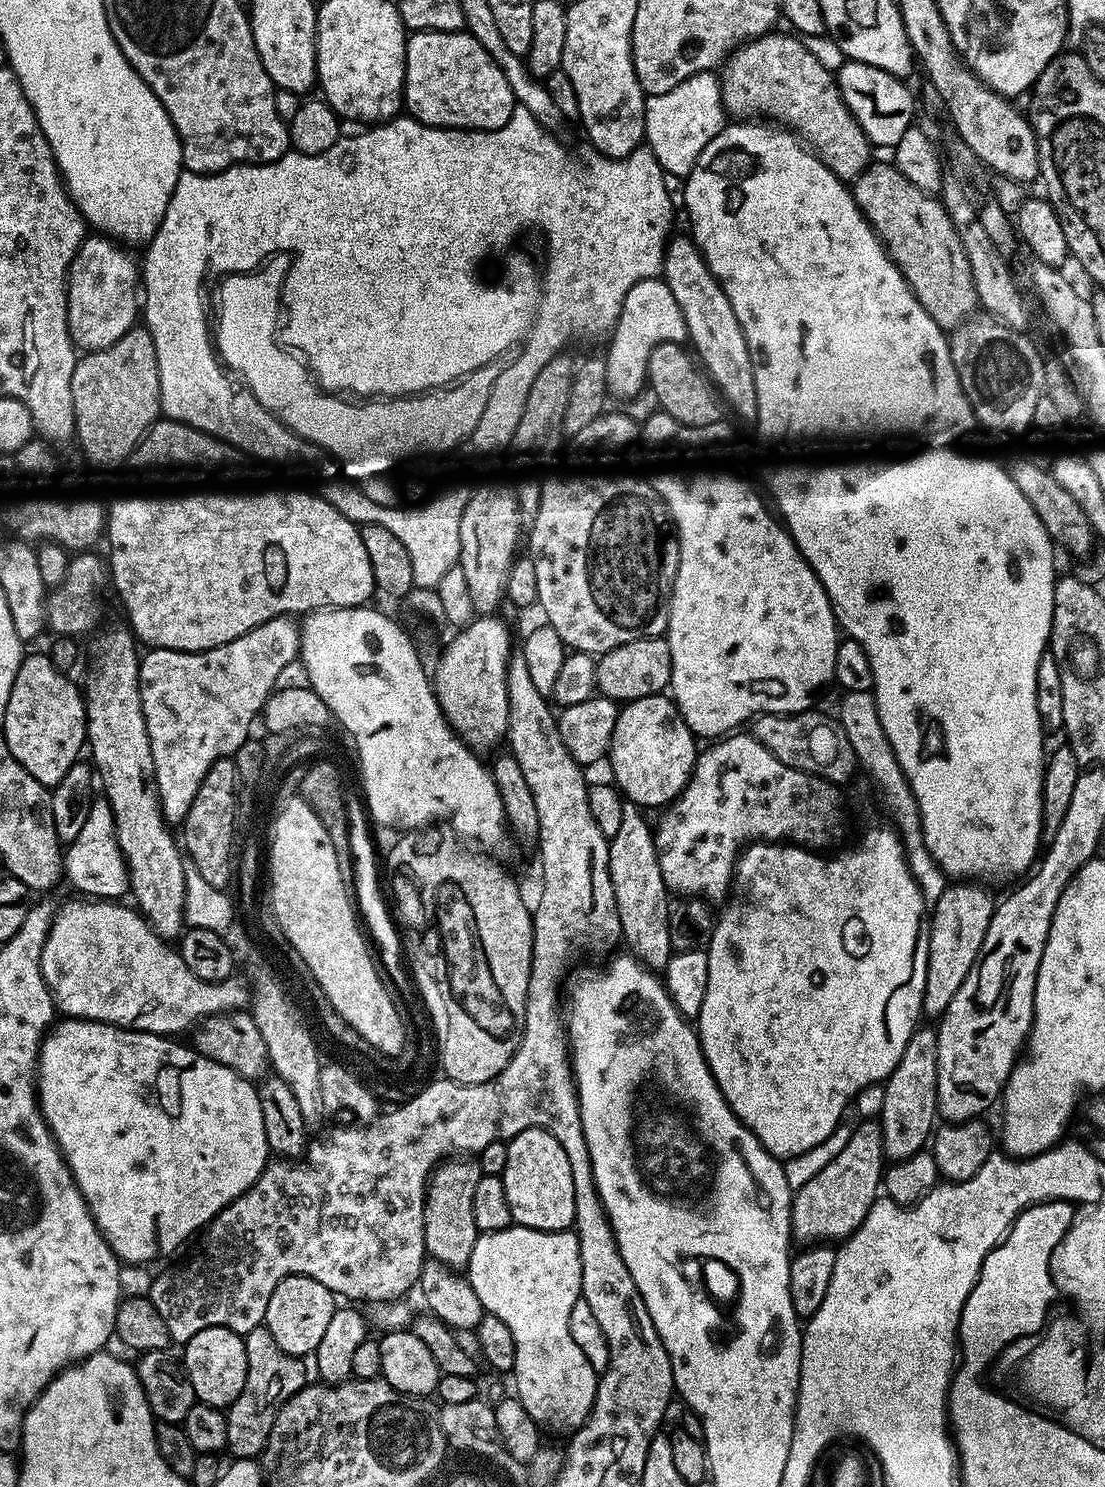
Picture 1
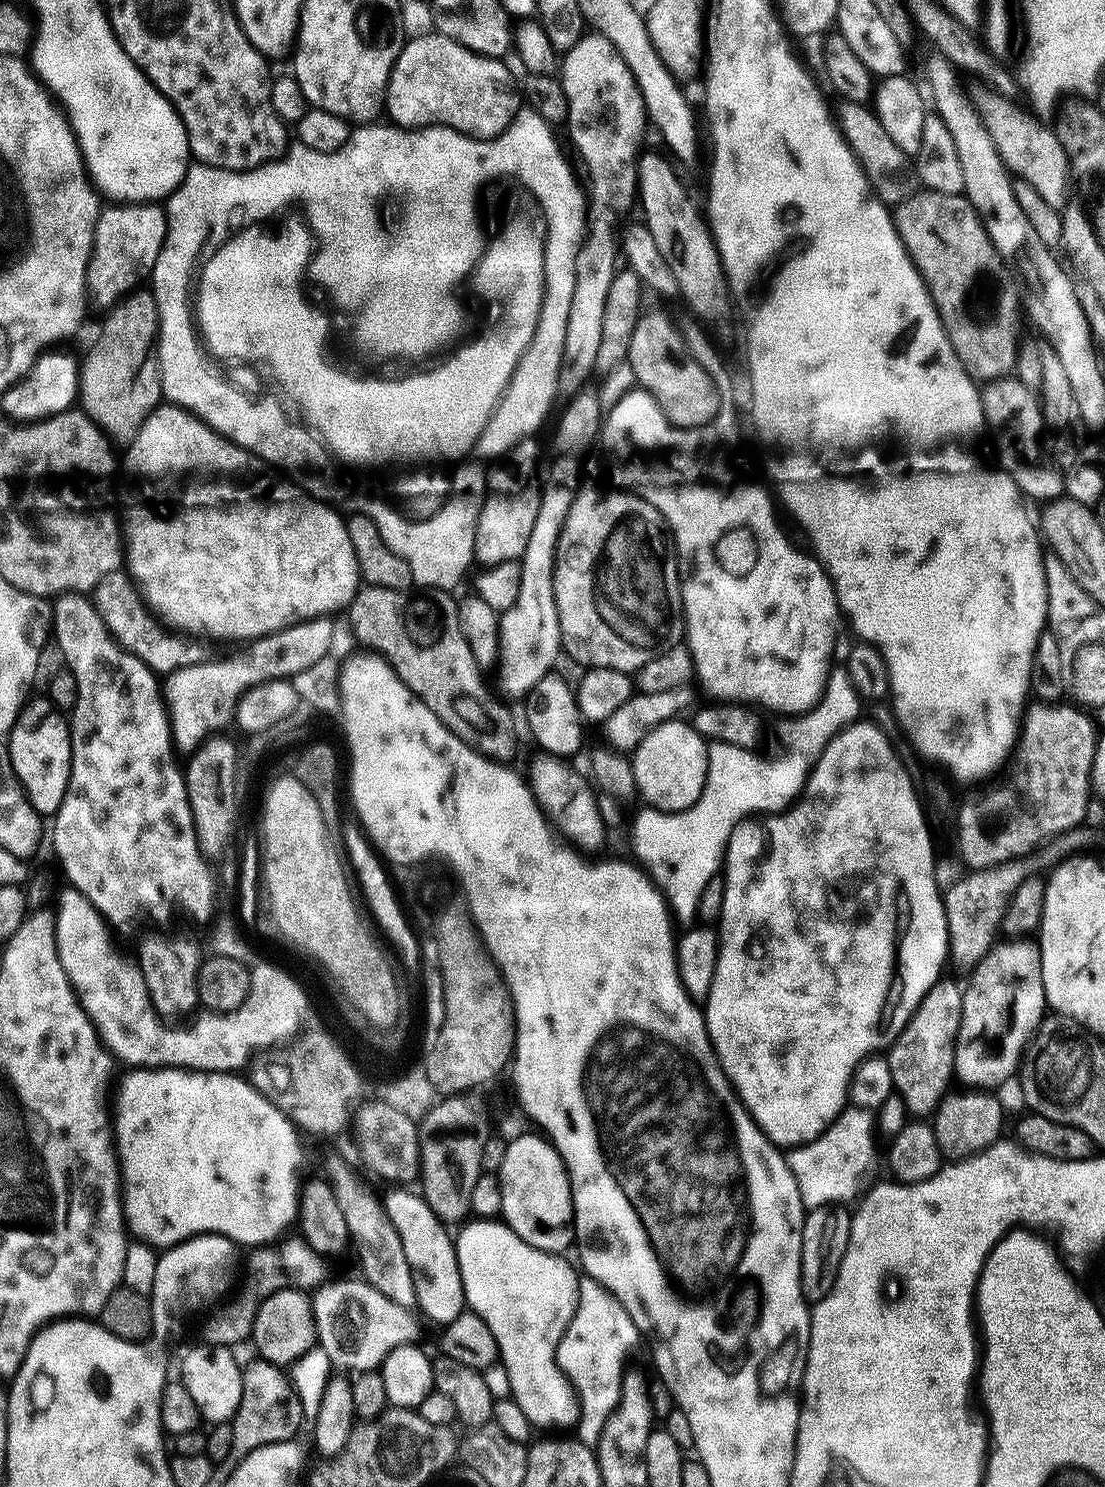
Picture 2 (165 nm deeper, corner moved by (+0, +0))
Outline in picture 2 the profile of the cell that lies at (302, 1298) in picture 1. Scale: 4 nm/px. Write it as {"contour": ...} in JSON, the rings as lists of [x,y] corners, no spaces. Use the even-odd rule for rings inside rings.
{"contour":[[[291,1286],[272,1292],[260,1304],[250,1340],[256,1343],[261,1359],[277,1366],[295,1365],[318,1344],[318,1317],[313,1297],[307,1291]]]}

